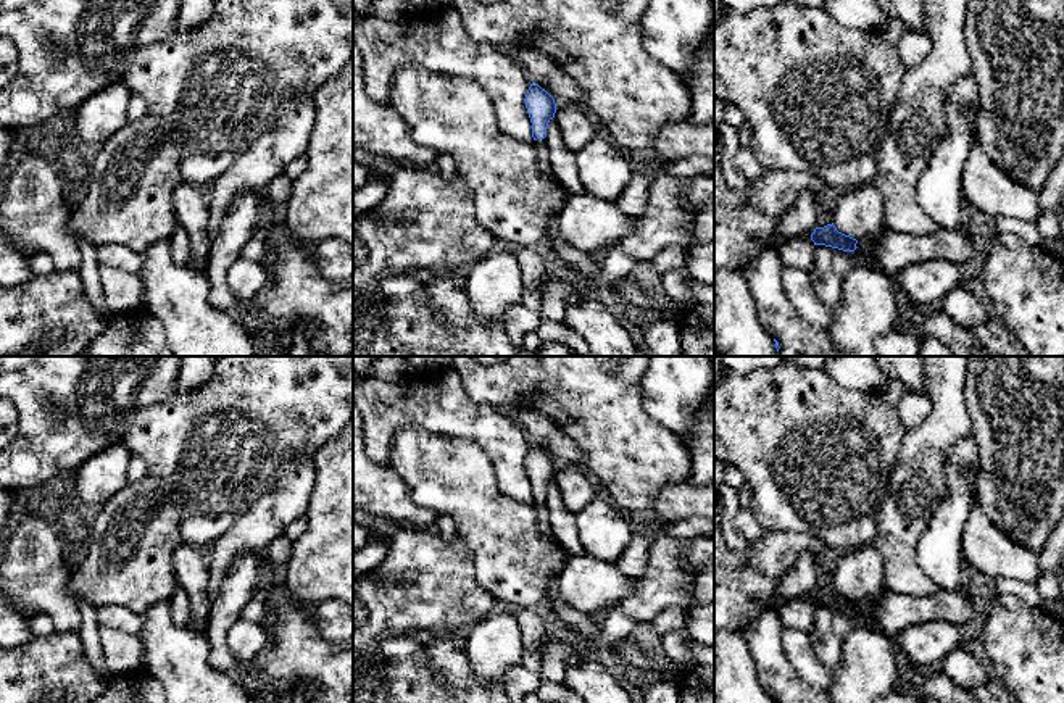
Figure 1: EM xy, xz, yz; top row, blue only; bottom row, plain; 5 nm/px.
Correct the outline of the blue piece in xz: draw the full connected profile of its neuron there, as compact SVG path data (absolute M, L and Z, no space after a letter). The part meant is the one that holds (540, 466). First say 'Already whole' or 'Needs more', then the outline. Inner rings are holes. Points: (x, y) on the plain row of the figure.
Needs more. M532 443L526 455L526 469L532 484L532 498L534 508L537 511L540 534L545 539L551 539L555 535L548 522L545 498L548 484L555 479L556 474L555 460L538 445Z

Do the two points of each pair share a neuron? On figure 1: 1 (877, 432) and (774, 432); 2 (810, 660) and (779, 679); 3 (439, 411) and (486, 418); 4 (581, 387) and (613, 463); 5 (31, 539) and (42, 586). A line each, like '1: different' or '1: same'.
1: same
2: different
3: same
4: same
5: same

